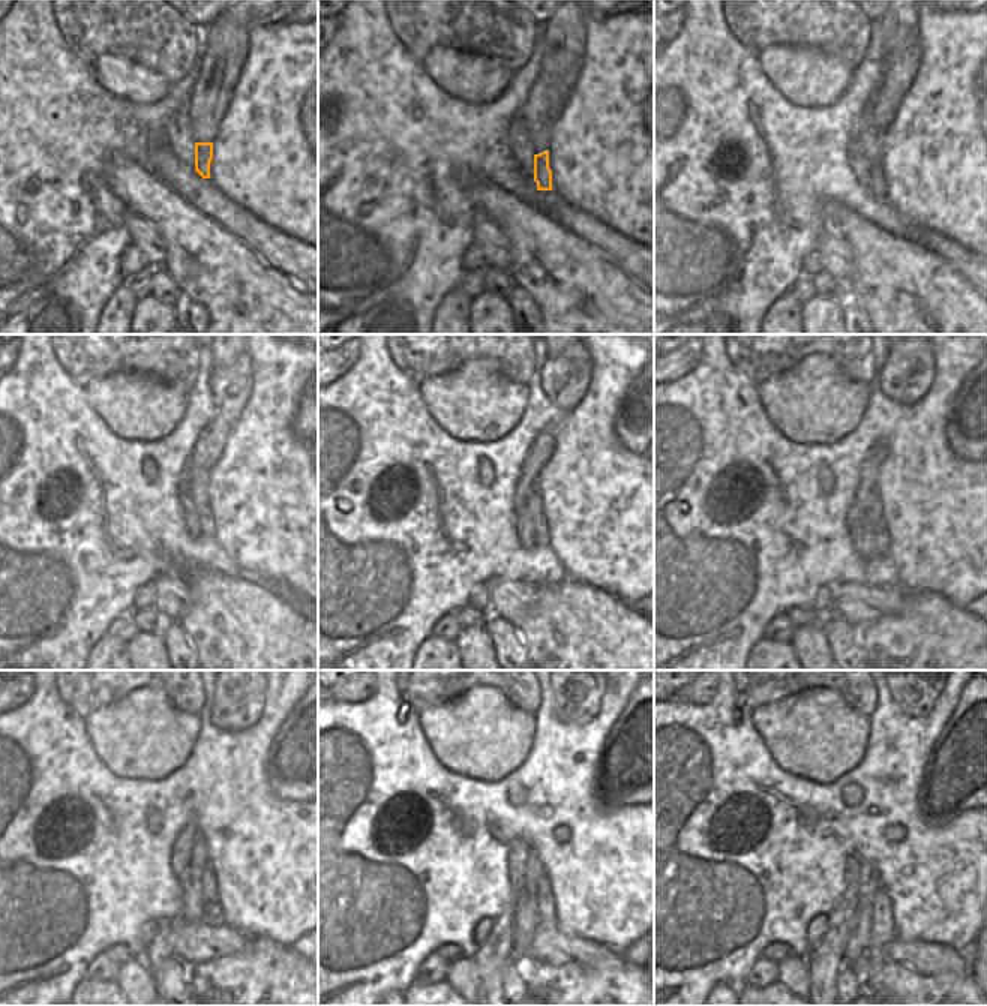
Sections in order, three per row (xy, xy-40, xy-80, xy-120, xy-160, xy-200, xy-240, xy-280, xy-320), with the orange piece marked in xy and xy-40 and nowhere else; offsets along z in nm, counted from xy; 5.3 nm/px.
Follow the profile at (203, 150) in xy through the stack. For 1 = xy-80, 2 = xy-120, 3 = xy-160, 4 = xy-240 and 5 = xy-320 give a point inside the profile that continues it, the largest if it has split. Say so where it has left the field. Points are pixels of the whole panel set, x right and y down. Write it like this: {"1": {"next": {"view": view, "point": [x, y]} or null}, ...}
{"1": {"next": {"view": "xy-80", "point": [876, 174]}}, "2": {"next": {"view": "xy-120", "point": [204, 516]}}, "3": {"next": {"view": "xy-160", "point": [542, 538]}}, "4": {"next": {"view": "xy-240", "point": [209, 892]}}, "5": {"next": {"view": "xy-320", "point": [881, 922]}}}

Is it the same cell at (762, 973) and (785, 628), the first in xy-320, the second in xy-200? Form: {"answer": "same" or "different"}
{"answer": "same"}

